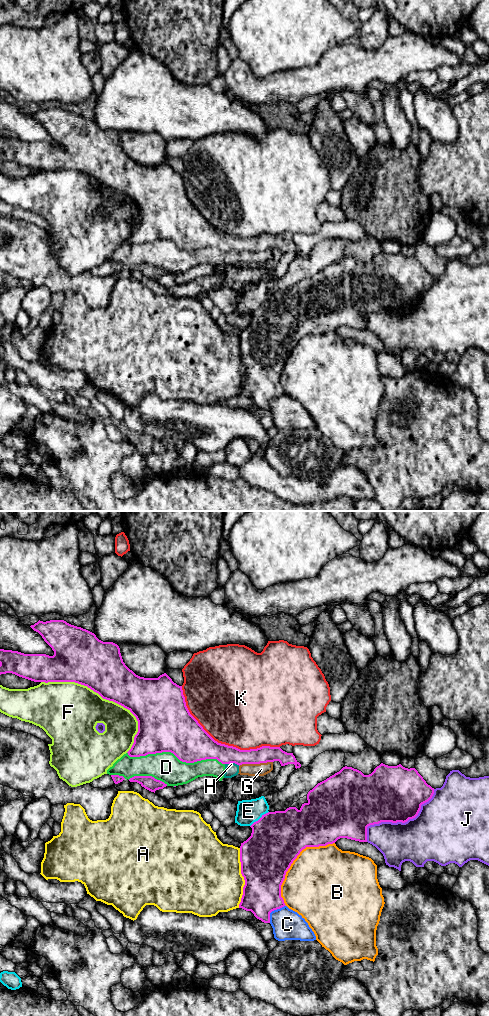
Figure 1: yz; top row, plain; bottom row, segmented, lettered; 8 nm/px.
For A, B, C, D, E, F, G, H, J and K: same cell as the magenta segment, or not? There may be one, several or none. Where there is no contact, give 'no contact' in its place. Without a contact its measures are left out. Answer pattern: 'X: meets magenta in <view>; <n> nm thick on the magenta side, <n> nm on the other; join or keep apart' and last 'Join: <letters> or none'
A: meets magenta in yz; 400 nm thick on the magenta side, 460 nm on the other; keep apart
B: meets magenta in yz; 420 nm thick on the magenta side, 500 nm on the other; keep apart
C: meets magenta in yz; 300 nm thick on the magenta side, 240 nm on the other; keep apart
D: meets magenta in yz; 420 nm thick on the magenta side, 240 nm on the other; keep apart
E: meets magenta in yz; 420 nm thick on the magenta side, 190 nm on the other; keep apart
F: meets magenta in yz; 360 nm thick on the magenta side, 400 nm on the other; keep apart
G: meets magenta in yz; 150 nm thick on the magenta side, 100 nm on the other; keep apart
H: meets magenta in yz; 190 nm thick on the magenta side, 110 nm on the other; keep apart
J: meets magenta in yz; 460 nm thick on the magenta side, 380 nm on the other; keep apart
K: meets magenta in yz; 320 nm thick on the magenta side, 480 nm on the other; keep apart
Join: none

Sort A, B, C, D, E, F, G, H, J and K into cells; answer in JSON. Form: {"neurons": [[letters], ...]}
{"neurons": [["A"], ["B"], ["C"], ["D", "G", "H"], ["E"], ["F"], ["J"], ["K"]]}

